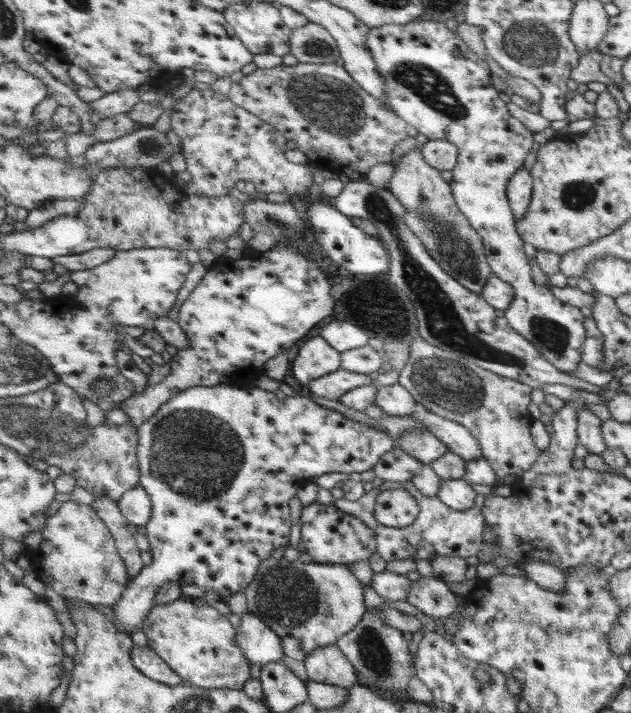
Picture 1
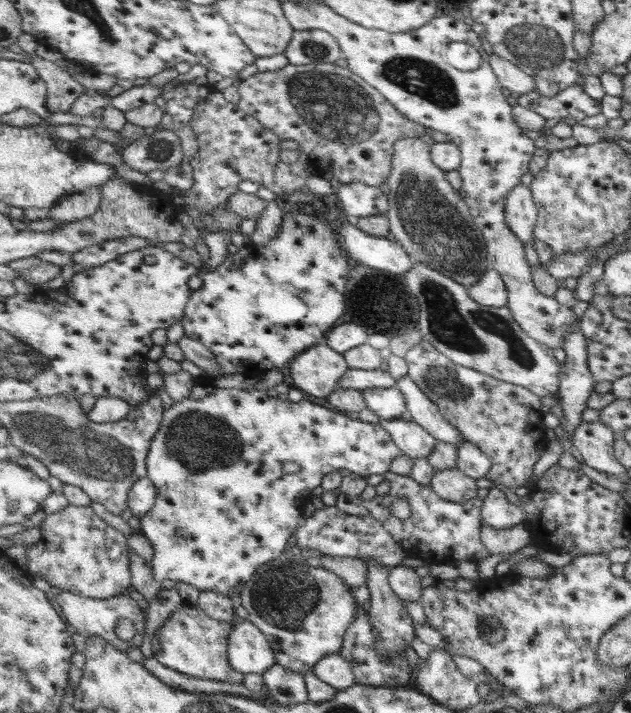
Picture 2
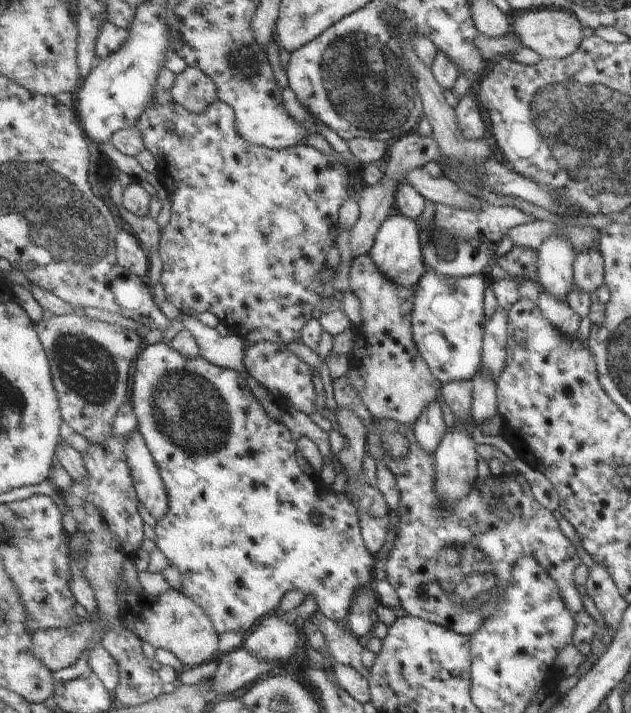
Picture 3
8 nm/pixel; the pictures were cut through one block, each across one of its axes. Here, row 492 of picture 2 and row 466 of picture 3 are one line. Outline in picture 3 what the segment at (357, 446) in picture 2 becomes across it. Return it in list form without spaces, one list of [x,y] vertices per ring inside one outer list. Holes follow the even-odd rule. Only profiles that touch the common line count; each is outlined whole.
[[[158,343],[149,345],[142,349],[136,358],[133,368],[133,380],[131,382],[131,399],[135,414],[138,416],[138,429],[143,435],[151,454],[159,466],[160,475],[165,483],[169,497],[169,512],[156,521],[156,537],[153,540],[157,548],[181,573],[182,584],[180,591],[190,596],[195,604],[201,605],[204,611],[212,618],[215,630],[219,634],[231,632],[243,632],[246,637],[261,620],[269,614],[276,612],[279,602],[283,596],[291,590],[301,590],[304,593],[306,604],[319,608],[334,621],[343,622],[350,615],[354,606],[357,590],[361,590],[367,584],[373,584],[373,566],[375,558],[365,544],[358,508],[353,505],[351,508],[343,508],[335,512],[331,504],[327,504],[319,498],[317,492],[318,471],[311,468],[307,458],[299,452],[295,442],[291,440],[291,432],[285,425],[273,422],[263,406],[255,400],[251,390],[247,388],[247,380],[240,372],[214,365],[211,361],[199,356],[196,359],[186,359],[180,352],[177,352],[169,343]],[[213,440],[213,442],[211,442]],[[320,514],[320,522],[316,523],[312,516]]]

